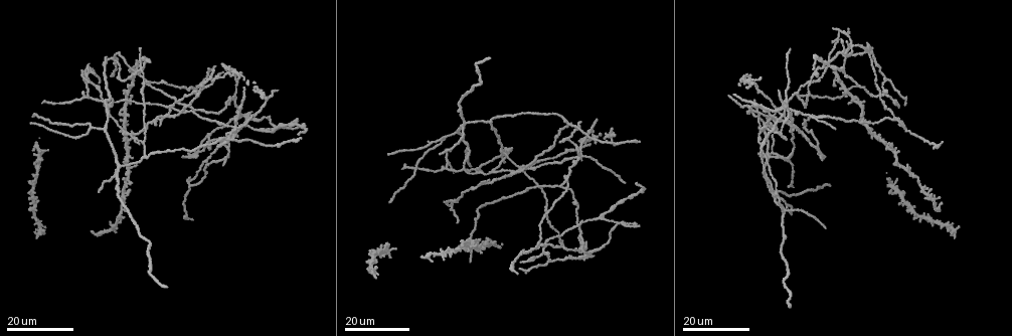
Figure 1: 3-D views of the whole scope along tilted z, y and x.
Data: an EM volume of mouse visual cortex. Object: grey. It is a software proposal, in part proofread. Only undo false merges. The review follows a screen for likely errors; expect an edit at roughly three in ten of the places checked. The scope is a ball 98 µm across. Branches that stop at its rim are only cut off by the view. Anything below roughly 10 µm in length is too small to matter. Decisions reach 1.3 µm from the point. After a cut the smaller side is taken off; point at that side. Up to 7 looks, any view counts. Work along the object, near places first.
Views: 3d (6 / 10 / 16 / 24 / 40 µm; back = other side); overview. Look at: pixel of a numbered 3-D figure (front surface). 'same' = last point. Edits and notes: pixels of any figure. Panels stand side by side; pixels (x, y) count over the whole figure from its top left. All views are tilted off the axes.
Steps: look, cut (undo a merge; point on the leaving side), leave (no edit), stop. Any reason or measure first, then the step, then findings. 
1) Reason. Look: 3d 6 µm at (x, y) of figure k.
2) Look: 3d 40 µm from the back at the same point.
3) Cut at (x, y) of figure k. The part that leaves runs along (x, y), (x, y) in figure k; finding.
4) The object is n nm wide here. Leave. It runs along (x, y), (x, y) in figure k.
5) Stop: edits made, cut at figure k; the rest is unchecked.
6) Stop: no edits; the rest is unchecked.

Two arms in line, one across. Look: 3d 16 µm at (143, 82) of figure 1.

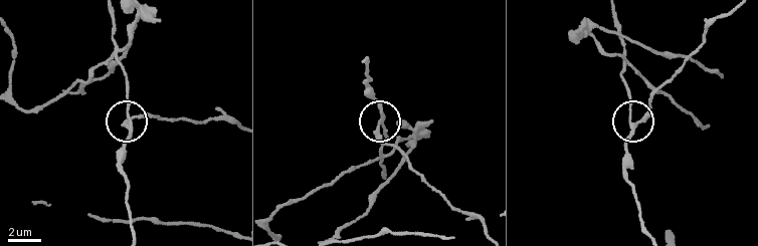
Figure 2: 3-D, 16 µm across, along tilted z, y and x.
Look: 3d 6 µm at (128, 124) of figure 2.

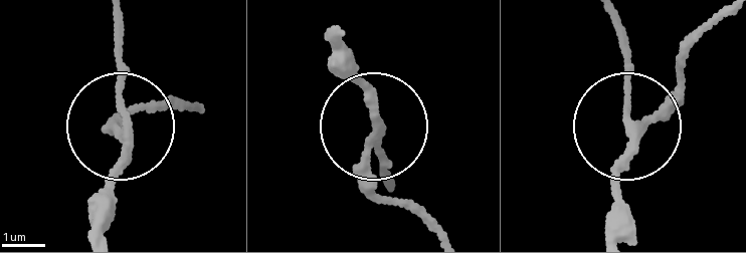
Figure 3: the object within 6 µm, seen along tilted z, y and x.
3 arms meet here. Leave. It runs along (98, 234), (98, 197), (121, 156), (121, 31) in figure 3; one neuron here.

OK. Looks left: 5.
Side arm on a straight run. Look: 3d 16 µm at (111, 94) of figure 1.

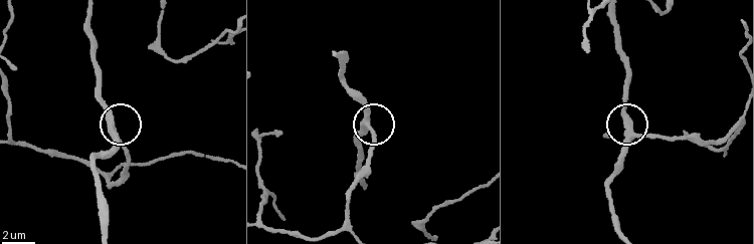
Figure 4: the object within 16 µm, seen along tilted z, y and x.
Look: 3d 6 µm at (112, 133) of figure 4.

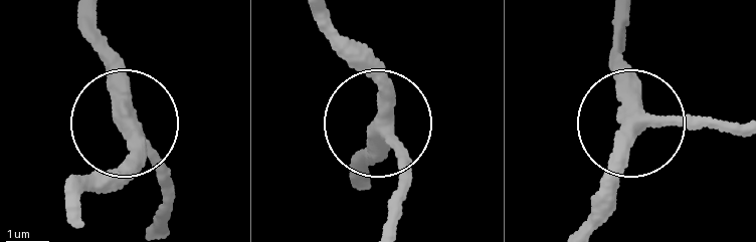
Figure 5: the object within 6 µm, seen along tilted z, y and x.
Leave. It runs along (741, 126), (629, 125), (618, 27) in figure 5; all the same neuron.

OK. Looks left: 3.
Three-way junction. Look: 3d 24 µm at (839, 51) of figure 1.

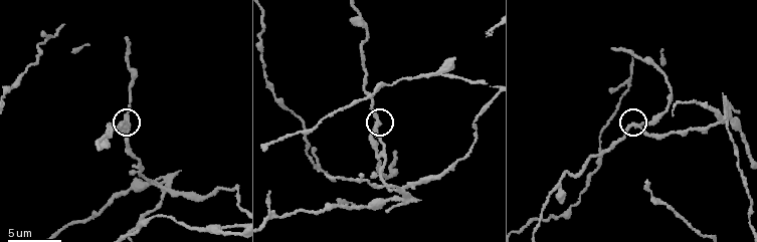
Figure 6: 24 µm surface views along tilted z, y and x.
Zoom in. Look: 3d 6 µm at (636, 126) of figure 6.

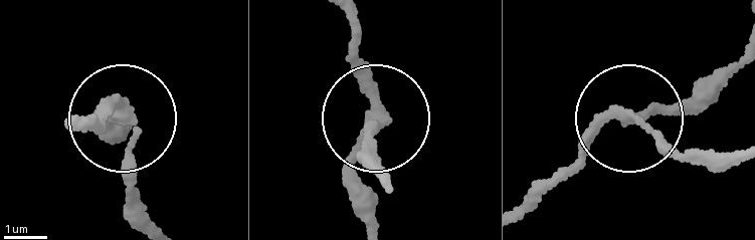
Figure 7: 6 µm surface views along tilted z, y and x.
Leave. One neuron here.

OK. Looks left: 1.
Stop: no edits; the rest is unchecked.

